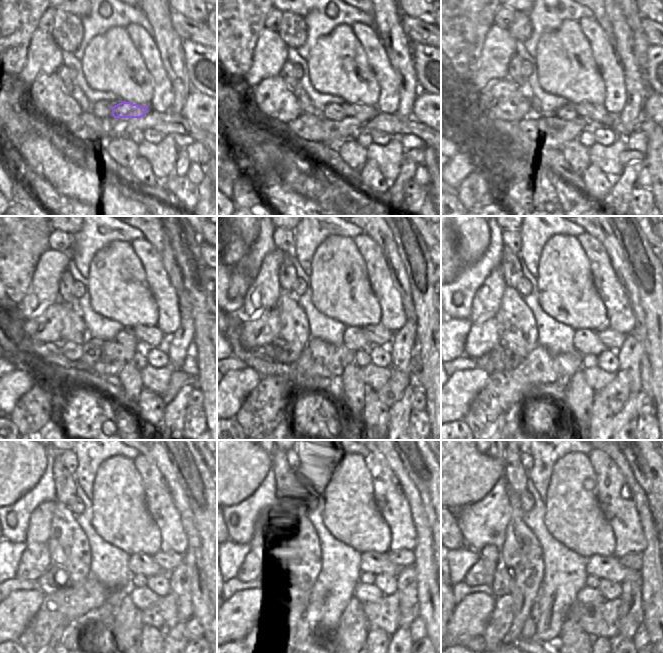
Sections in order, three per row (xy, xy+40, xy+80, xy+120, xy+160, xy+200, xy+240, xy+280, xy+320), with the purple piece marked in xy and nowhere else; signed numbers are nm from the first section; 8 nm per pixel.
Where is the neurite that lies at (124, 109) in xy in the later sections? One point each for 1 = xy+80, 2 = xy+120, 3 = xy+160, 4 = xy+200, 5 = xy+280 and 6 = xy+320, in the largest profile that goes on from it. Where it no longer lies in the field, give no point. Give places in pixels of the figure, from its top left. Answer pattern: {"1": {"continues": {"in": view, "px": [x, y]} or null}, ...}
{"1": {"continues": {"in": "xy+80", "px": [596, 114]}}, "2": {"continues": {"in": "xy+120", "px": [148, 336]}}, "3": {"continues": {"in": "xy+160", "px": [379, 336]}}, "4": {"continues": {"in": "xy+200", "px": [612, 340]}}, "5": {"continues": {"in": "xy+280", "px": [402, 558]}}, "6": {"continues": {"in": "xy+320", "px": [633, 560]}}}

